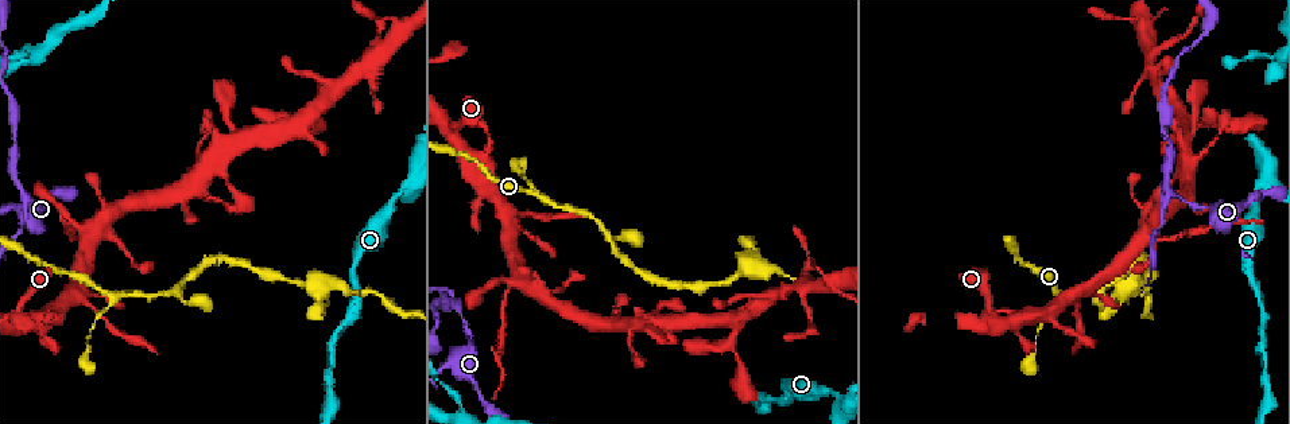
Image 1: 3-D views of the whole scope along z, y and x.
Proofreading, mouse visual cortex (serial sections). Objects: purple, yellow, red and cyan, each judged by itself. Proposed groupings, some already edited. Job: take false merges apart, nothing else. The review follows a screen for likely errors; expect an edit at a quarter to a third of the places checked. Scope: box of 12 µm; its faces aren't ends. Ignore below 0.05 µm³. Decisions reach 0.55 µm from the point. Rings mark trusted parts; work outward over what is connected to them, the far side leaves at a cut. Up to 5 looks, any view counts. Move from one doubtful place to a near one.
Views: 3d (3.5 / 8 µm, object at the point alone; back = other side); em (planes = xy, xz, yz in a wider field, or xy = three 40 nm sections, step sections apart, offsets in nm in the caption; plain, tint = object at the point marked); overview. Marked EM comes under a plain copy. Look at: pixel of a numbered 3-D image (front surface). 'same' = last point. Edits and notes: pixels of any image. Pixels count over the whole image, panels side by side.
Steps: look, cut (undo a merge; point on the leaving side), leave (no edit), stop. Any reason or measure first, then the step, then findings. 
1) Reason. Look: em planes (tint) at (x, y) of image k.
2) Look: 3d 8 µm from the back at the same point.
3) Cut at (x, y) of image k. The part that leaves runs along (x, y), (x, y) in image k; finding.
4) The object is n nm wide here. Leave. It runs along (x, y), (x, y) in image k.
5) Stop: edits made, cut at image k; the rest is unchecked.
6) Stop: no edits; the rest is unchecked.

Side arm on a straight run. Look: 3d 3.5 µm at (1256, 187) of image 1.

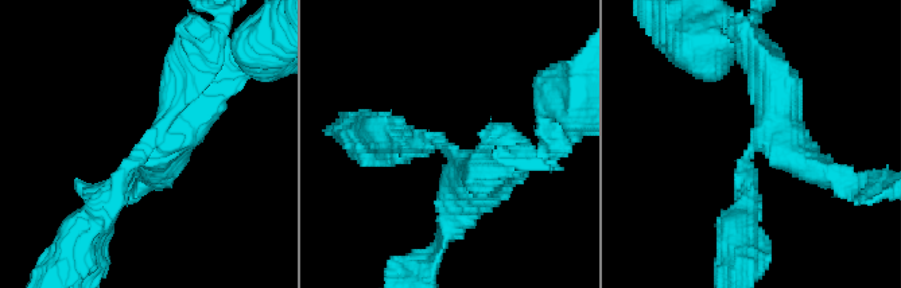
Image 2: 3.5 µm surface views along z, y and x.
3 arms meet here; the arms are 300, 400, 450 nm wide; shape alone is not enough. Look: em xy step 5 (tint) at (748, 152) of image 2.

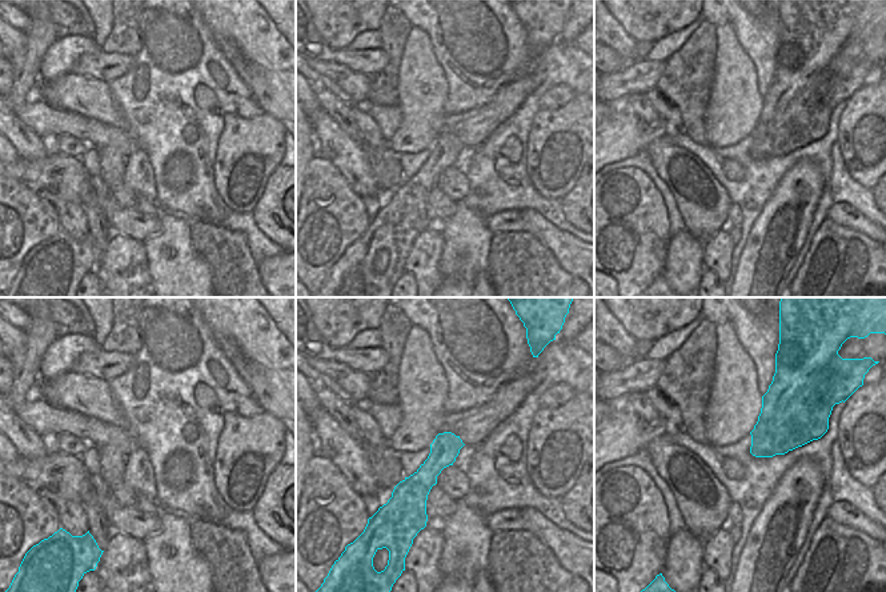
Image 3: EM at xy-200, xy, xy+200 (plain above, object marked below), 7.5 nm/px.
Cut at (725, 43) of image 2. Two cells meet here.

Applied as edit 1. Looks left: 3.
A fork. Look: 3d 8 µm at (1057, 292) of image 1.

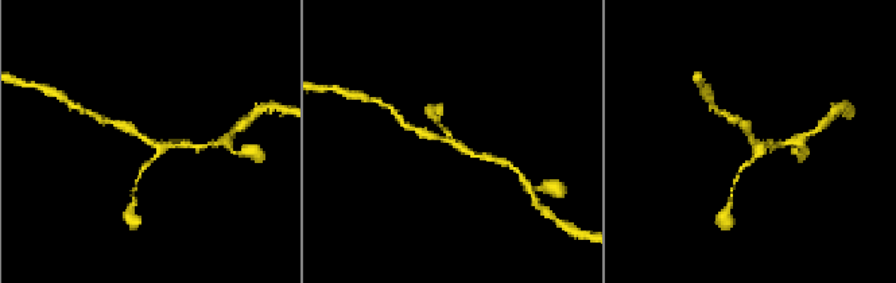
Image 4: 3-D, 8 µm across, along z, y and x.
Closer look. Look: 3d 3.5 µm at (158, 146) of image 4.

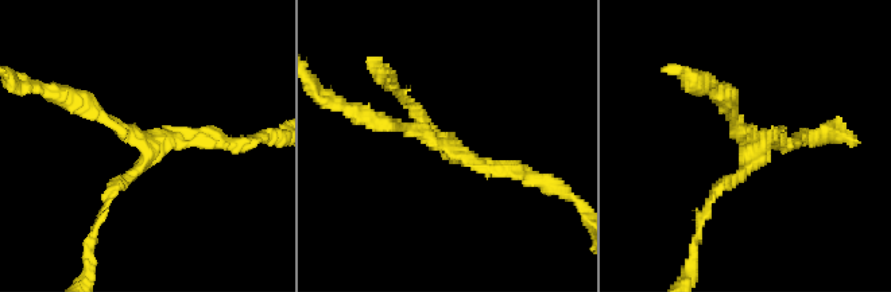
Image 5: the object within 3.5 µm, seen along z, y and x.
3 arms meet here. Leave. It runs along (378, 121), (527, 179) in image 5; continuous, no second cell.

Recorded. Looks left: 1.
Stop: edits made, cut at image 2; the rest is unchecked.

